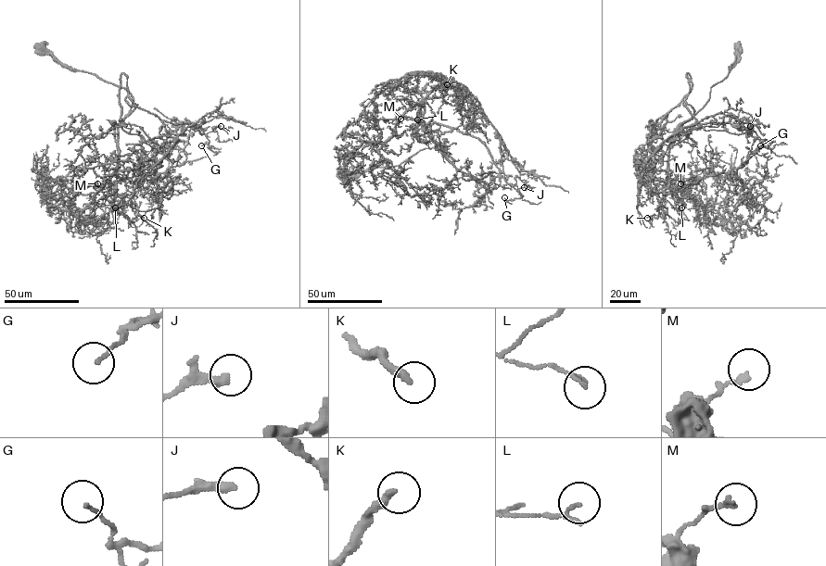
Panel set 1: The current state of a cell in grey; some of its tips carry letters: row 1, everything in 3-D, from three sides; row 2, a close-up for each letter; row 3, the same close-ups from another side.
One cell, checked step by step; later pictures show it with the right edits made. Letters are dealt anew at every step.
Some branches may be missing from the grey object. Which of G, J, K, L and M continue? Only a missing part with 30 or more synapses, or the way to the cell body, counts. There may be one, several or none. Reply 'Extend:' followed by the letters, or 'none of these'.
Extend: K

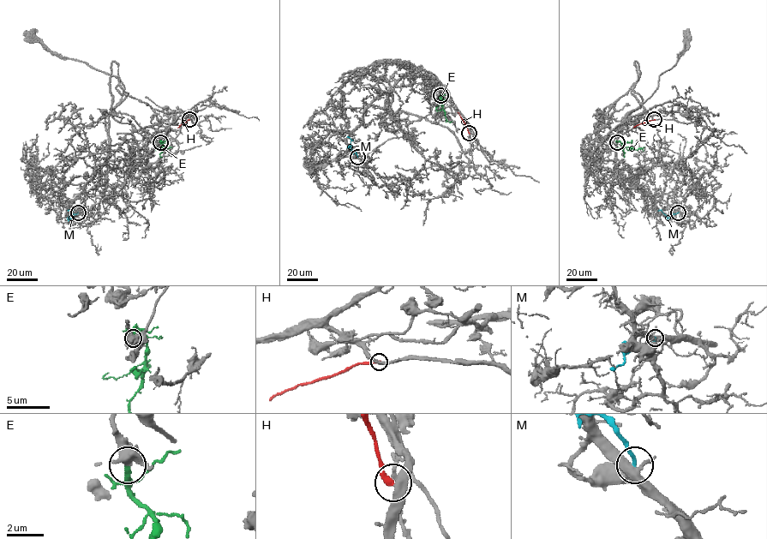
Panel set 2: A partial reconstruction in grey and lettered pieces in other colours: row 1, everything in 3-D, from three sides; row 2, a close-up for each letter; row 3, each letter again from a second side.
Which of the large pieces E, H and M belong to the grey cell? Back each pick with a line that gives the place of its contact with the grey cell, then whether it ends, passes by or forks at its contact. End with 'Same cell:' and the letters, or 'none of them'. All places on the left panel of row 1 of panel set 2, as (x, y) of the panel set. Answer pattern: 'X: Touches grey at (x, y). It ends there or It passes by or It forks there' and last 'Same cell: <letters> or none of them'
E: Touches grey at (160, 142). It ends there
Same cell: E

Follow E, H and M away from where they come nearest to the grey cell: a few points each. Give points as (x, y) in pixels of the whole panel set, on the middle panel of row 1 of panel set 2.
E: (440, 95), (446, 120), (452, 122)
H: (469, 133), (458, 111)
M: (357, 157), (350, 148), (351, 140), (347, 136)

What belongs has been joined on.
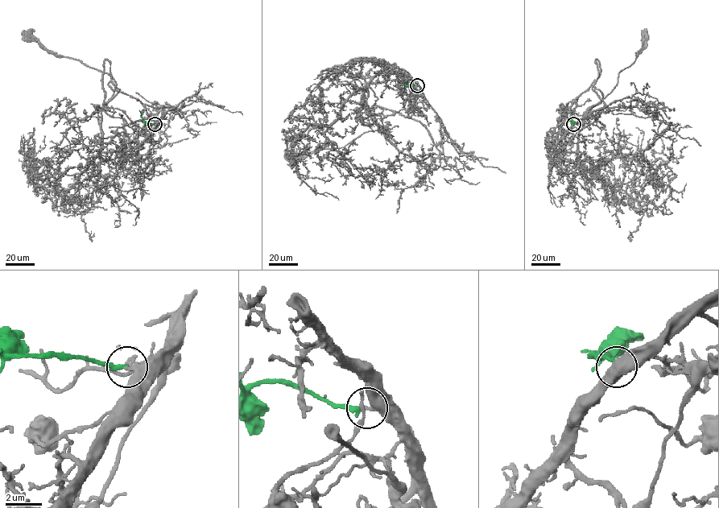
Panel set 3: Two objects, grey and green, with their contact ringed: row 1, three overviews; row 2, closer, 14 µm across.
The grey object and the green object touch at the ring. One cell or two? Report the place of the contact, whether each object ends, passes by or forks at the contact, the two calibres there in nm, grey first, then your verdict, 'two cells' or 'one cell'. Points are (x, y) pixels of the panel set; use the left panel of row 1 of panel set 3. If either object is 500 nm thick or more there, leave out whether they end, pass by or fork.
place (154, 124); grey ends; green ends; calibres 480 and 240 nm; one cell

